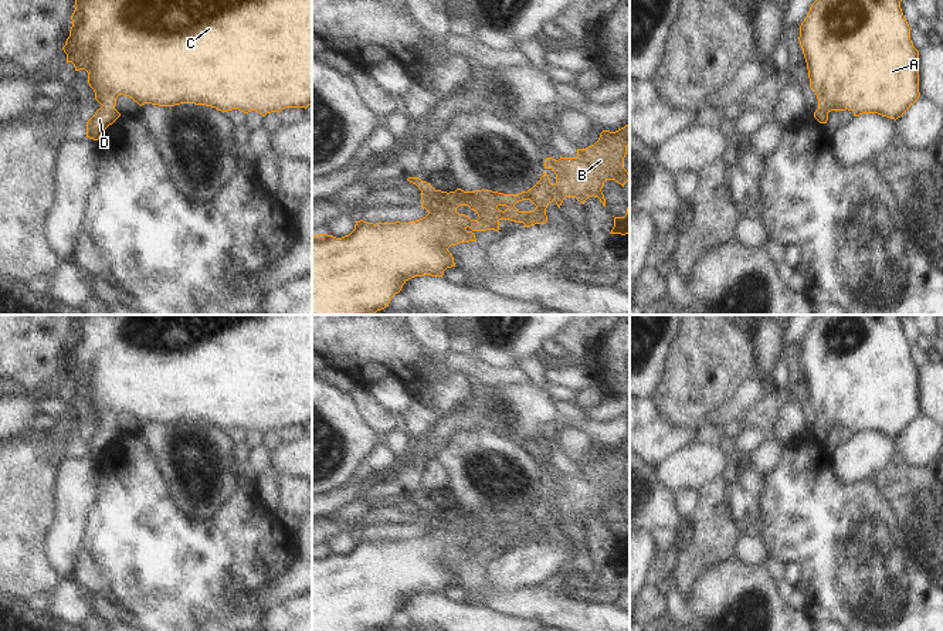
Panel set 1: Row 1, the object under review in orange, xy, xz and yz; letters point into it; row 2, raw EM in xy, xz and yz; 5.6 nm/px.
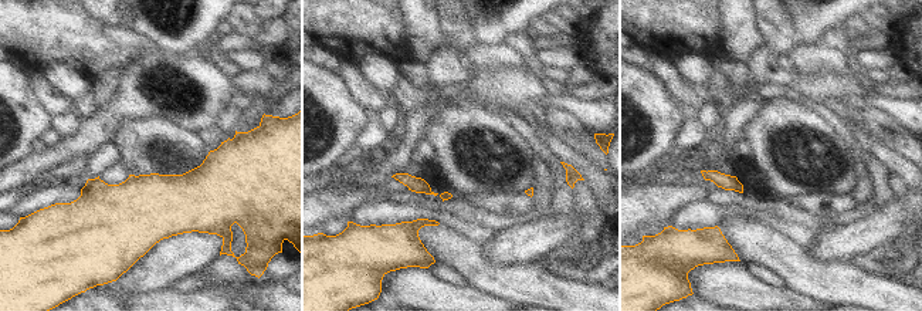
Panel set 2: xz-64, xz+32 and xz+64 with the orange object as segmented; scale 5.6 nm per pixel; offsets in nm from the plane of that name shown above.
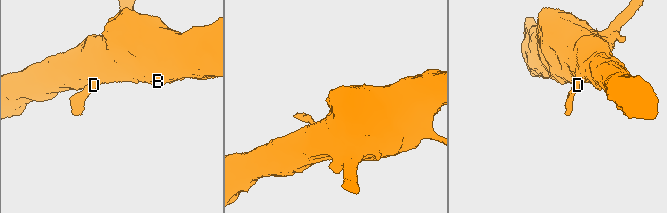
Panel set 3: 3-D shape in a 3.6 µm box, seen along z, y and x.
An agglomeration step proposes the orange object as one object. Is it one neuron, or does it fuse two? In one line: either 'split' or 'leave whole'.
leave whole

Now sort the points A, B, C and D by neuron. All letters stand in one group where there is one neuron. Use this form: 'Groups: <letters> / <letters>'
Groups: A B C D.

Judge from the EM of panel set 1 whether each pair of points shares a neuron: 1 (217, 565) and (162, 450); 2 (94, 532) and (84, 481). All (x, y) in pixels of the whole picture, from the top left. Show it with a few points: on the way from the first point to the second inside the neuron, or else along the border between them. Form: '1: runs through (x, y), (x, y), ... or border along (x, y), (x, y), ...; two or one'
1: border along (170, 497), (186, 516), (199, 521), (223, 504); two
2: border along (98, 477), (95, 498), (87, 515), (81, 542); two

